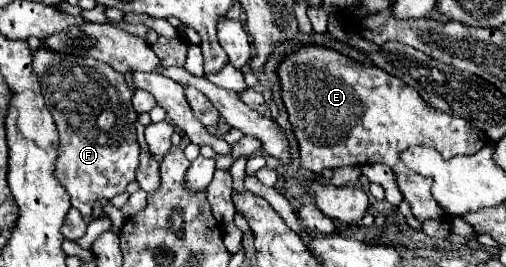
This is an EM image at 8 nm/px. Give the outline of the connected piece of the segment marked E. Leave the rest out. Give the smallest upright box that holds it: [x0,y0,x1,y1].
[278,46,488,222]

